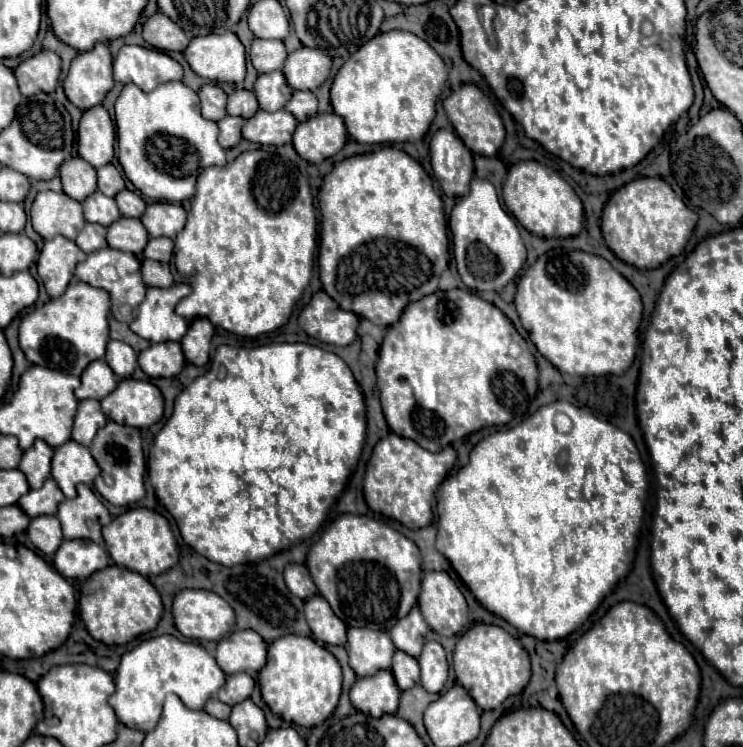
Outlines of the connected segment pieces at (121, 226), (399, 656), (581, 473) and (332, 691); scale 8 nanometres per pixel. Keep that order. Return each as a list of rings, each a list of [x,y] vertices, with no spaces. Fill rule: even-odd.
[[[120,217],[120,221],[114,221],[108,227],[106,239],[108,239],[108,245],[112,249],[140,255],[148,243],[148,231],[144,229],[140,219]]]
[[[396,651],[394,653],[394,663],[392,663],[392,675],[394,675],[400,691],[412,689],[412,685],[416,685],[418,679],[420,679],[418,661],[404,651]]]
[[[556,401],[550,405],[540,407],[532,417],[528,417],[518,427],[496,431],[488,437],[484,437],[470,453],[470,461],[466,467],[462,467],[458,473],[446,477],[446,481],[440,485],[436,495],[436,509],[438,509],[438,539],[436,549],[450,561],[458,577],[466,583],[466,587],[472,591],[472,595],[480,601],[484,609],[490,613],[502,617],[512,627],[516,627],[520,633],[526,633],[530,637],[542,639],[542,641],[560,641],[574,633],[602,603],[602,599],[610,593],[610,589],[628,575],[637,546],[637,538],[640,532],[642,519],[645,512],[648,483],[646,470],[642,465],[638,449],[632,441],[632,437],[618,427],[614,427],[608,421],[602,421],[588,413],[586,409],[574,407],[568,401]],[[557,416],[568,416],[574,427],[572,431],[557,430],[554,420]]]
[[[284,635],[268,645],[268,661],[258,683],[262,701],[276,717],[310,729],[322,725],[334,713],[342,691],[342,669],[338,659],[314,639]]]

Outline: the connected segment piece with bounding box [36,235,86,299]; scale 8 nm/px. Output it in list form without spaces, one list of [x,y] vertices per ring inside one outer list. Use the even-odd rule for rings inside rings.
[[[62,235],[44,243],[38,263],[36,263],[36,271],[44,283],[50,299],[56,299],[56,297],[60,297],[60,293],[64,293],[66,285],[72,279],[74,267],[80,261],[84,261],[84,257],[86,257],[86,253],[82,249],[78,249],[78,245],[74,241],[62,237]]]

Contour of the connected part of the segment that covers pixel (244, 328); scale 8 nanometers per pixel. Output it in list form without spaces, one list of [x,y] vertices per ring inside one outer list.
[[[266,149],[246,151],[240,157],[236,157],[236,161],[228,167],[208,167],[198,177],[196,195],[192,199],[192,209],[188,211],[188,221],[174,239],[174,257],[172,257],[174,281],[188,283],[192,287],[192,293],[176,305],[176,313],[180,313],[180,317],[184,317],[186,321],[192,321],[196,317],[208,317],[216,327],[236,333],[240,337],[256,337],[262,333],[270,333],[270,331],[282,327],[290,319],[290,313],[292,313],[296,301],[302,297],[306,285],[310,283],[314,249],[316,249],[316,217],[314,217],[314,207],[312,207],[312,193],[310,193],[308,179],[298,171],[298,167],[294,167],[290,161],[284,161],[276,153],[266,151]]]

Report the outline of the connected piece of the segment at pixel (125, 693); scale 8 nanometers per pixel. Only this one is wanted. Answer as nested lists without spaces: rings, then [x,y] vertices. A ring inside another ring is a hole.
[[[162,635],[142,641],[138,647],[122,655],[116,671],[116,693],[108,699],[116,717],[130,729],[152,731],[160,719],[162,703],[168,693],[182,699],[188,709],[202,709],[210,697],[224,685],[224,673],[216,659],[194,641],[180,641],[172,635]]]

